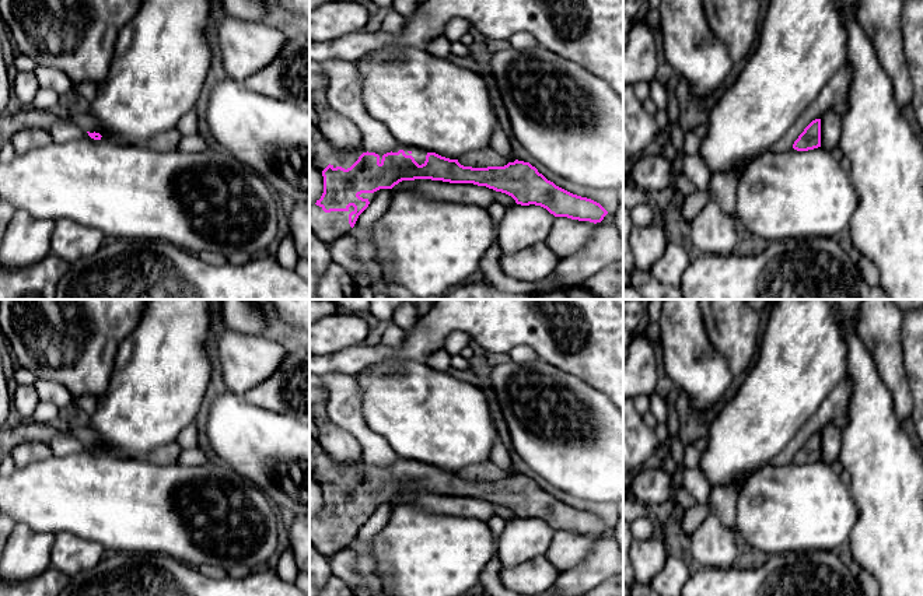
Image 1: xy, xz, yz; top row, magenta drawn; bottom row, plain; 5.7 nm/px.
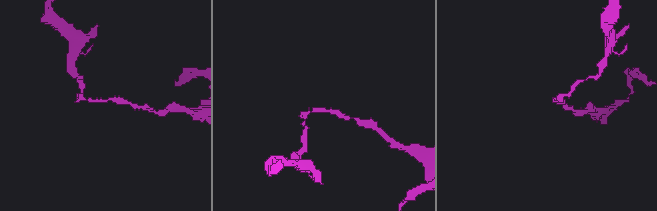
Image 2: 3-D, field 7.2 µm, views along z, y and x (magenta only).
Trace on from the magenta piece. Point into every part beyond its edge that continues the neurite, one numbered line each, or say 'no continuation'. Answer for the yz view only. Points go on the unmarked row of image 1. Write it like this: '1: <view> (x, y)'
no continuation

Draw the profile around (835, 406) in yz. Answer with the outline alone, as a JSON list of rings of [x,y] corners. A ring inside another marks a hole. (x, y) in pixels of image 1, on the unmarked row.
[[[845,376],[822,402],[817,413],[804,424],[787,446],[770,460],[769,464],[780,466],[793,462],[794,455],[812,434],[821,432],[821,430],[835,418],[845,417],[847,414],[852,392],[853,382]]]

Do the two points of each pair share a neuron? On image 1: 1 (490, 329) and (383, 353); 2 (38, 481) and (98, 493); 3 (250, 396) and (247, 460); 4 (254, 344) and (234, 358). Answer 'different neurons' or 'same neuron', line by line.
1: same neuron
2: same neuron
3: different neurons
4: same neuron

